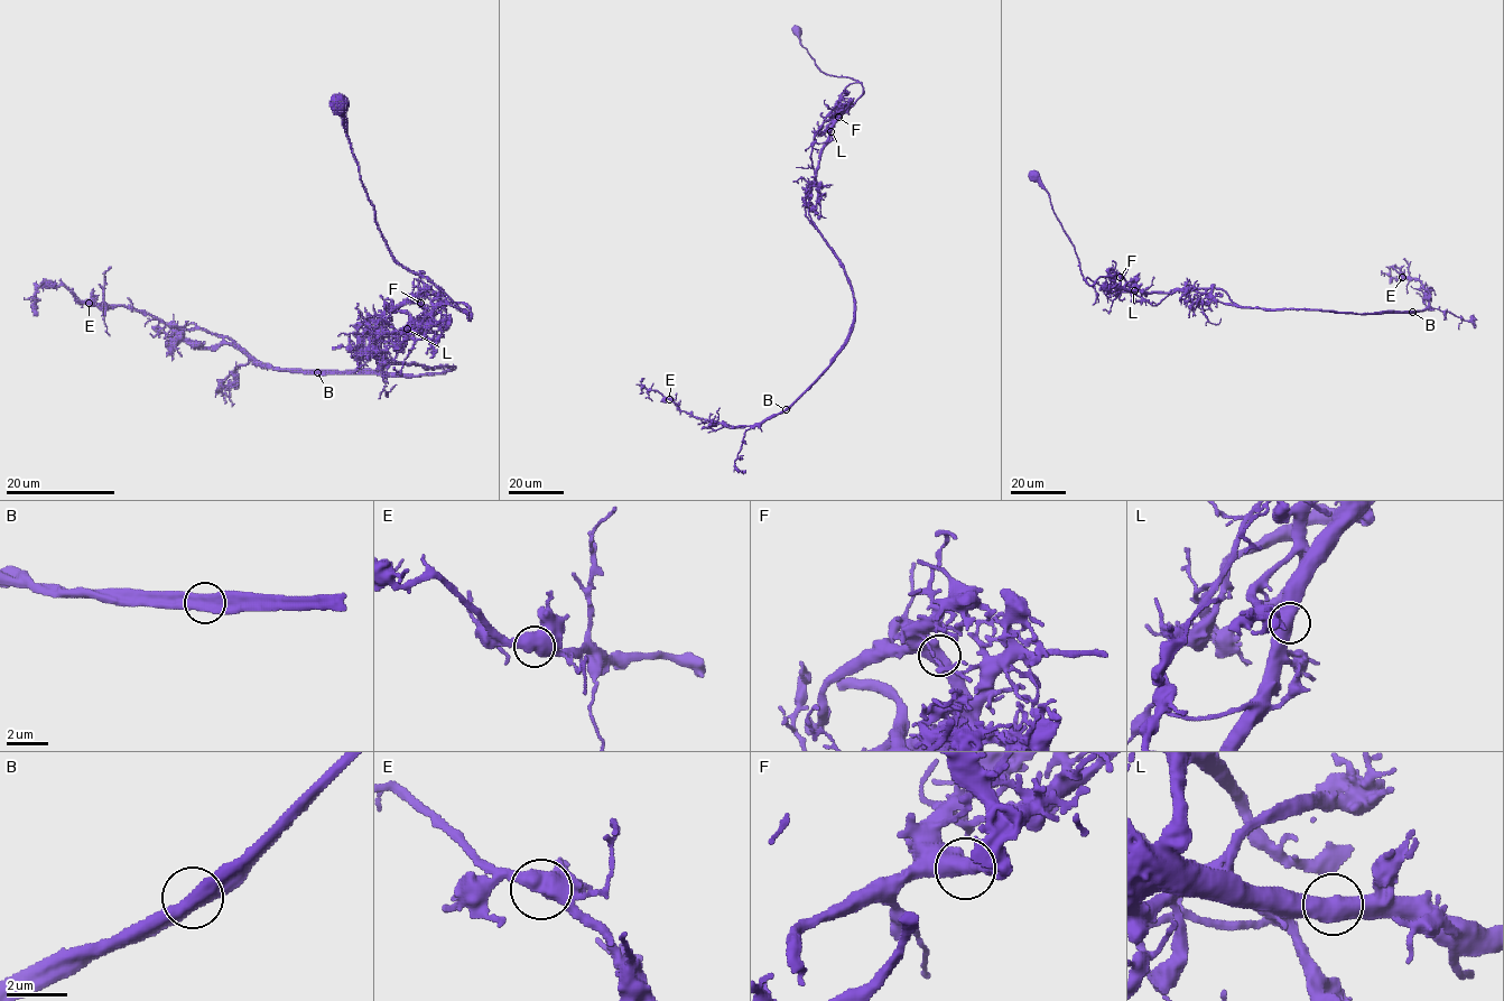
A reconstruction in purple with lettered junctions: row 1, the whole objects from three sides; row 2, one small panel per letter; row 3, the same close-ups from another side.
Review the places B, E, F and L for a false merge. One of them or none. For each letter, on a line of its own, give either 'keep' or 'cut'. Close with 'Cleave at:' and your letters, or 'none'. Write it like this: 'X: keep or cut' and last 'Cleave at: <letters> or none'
B: cut
E: keep
F: keep
L: keep
Cleave at: B

